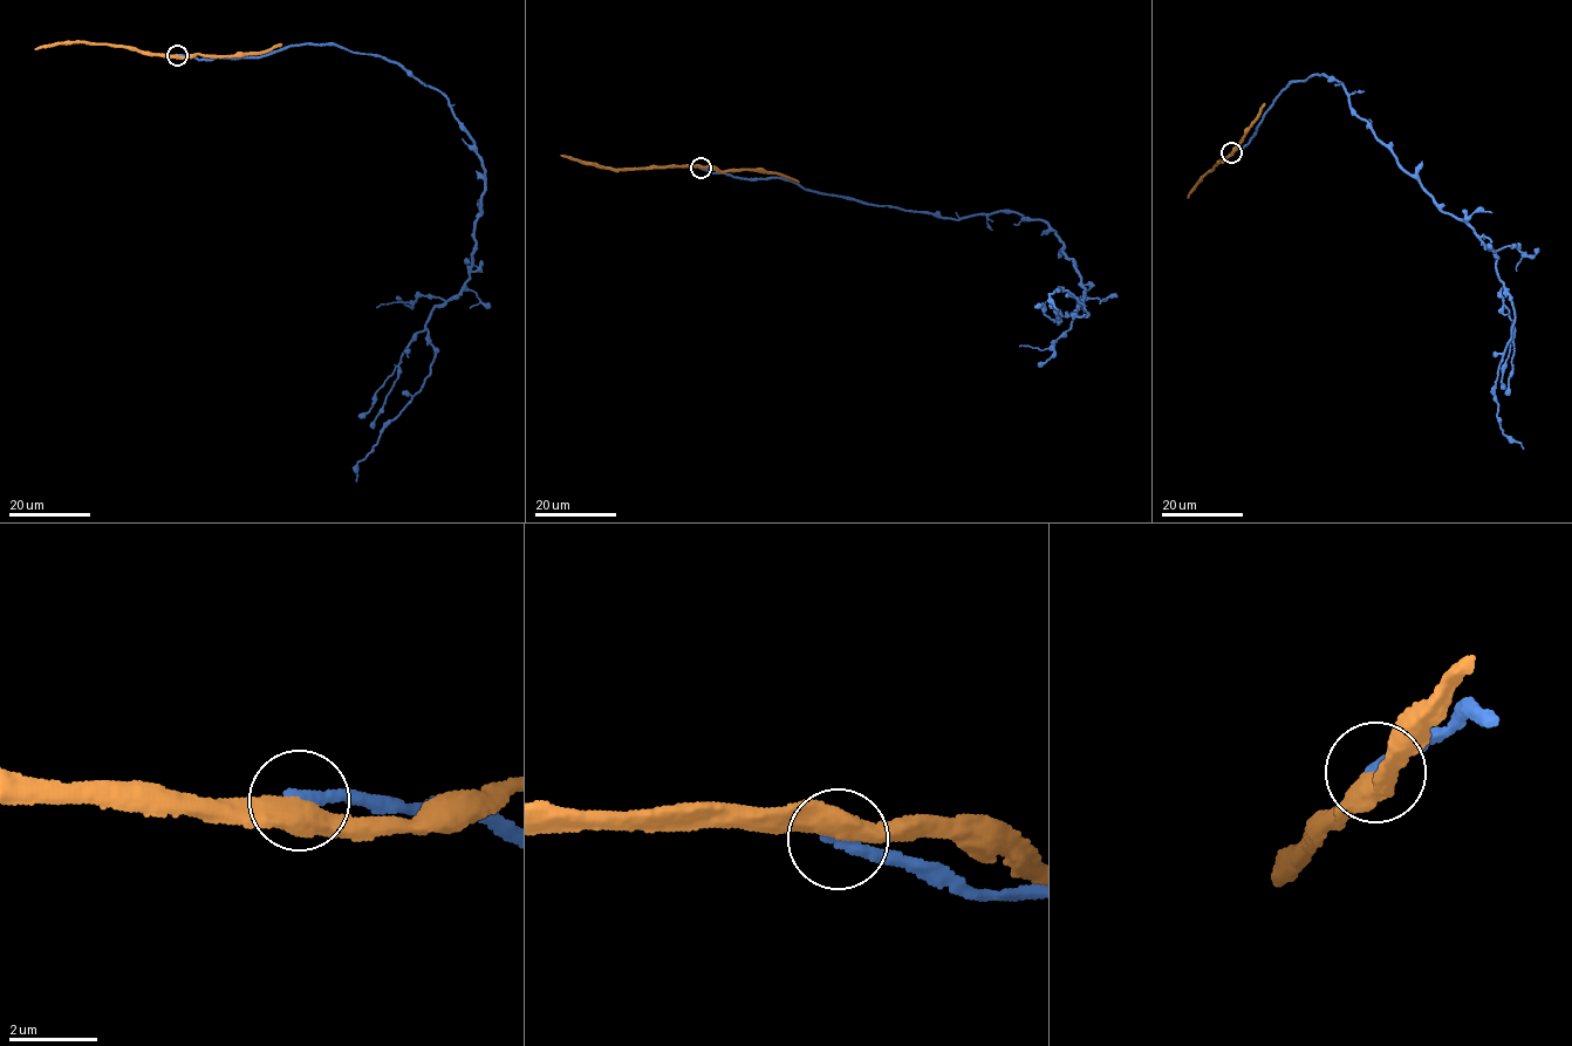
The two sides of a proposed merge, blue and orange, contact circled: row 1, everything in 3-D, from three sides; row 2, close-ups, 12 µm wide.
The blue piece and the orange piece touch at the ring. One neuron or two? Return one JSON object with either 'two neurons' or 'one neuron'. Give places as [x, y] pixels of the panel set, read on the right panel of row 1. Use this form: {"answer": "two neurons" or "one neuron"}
{"answer": "two neurons"}

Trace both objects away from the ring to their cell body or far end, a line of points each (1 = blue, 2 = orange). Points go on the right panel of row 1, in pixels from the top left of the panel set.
1: (1231, 152), (1292, 82), (1341, 82), (1376, 139), (1496, 259), (1515, 322), (1496, 415), (1523, 449)
2: (1230, 152), (1204, 176), (1187, 198)

